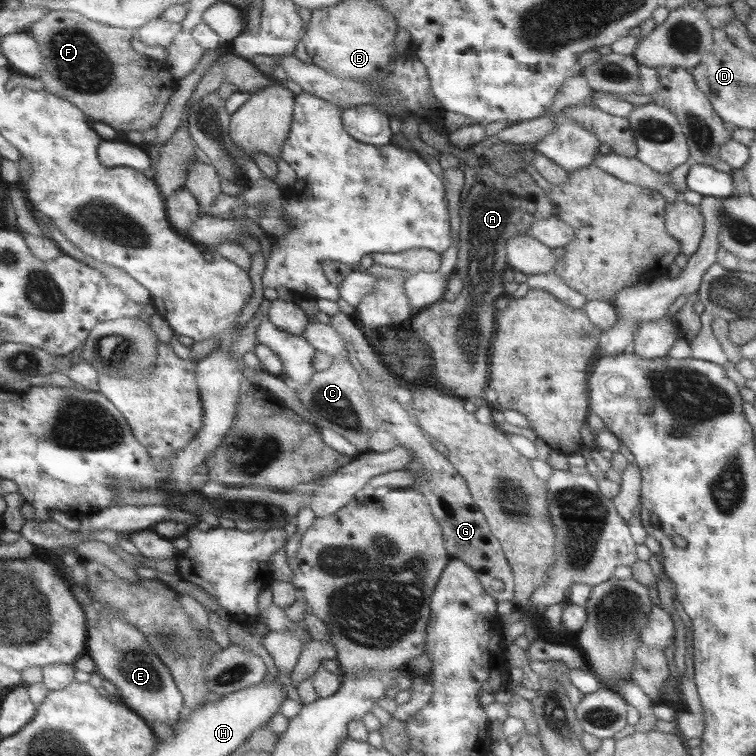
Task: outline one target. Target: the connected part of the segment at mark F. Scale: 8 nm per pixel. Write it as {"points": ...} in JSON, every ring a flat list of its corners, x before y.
{"points":[[49,11,41,20,33,23,29,32,41,46,45,58,45,69,37,74,45,84,45,91,51,92,78,106,94,120,109,123,109,126,125,132,137,130,141,133,158,126,165,106,176,93,180,80,172,74,166,60,155,61,133,50,133,34,136,29,119,28,87,18,84,14,66,11]]}

